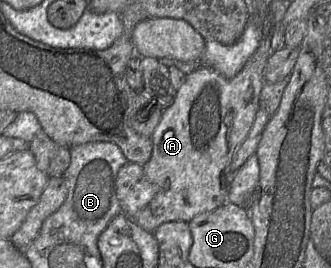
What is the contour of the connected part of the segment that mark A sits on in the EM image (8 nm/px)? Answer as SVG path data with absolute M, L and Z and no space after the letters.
M265 36L245 66L232 78L226 78L204 64L186 75L184 83L176 91L173 104L162 111L160 121L152 133L152 154L143 165L143 170L147 180L157 185L158 191L132 218L134 223L153 233L165 222L189 222L201 213L228 203L229 188L235 174L230 167L232 157L253 125L264 86L264 69L273 53L271 40Z

